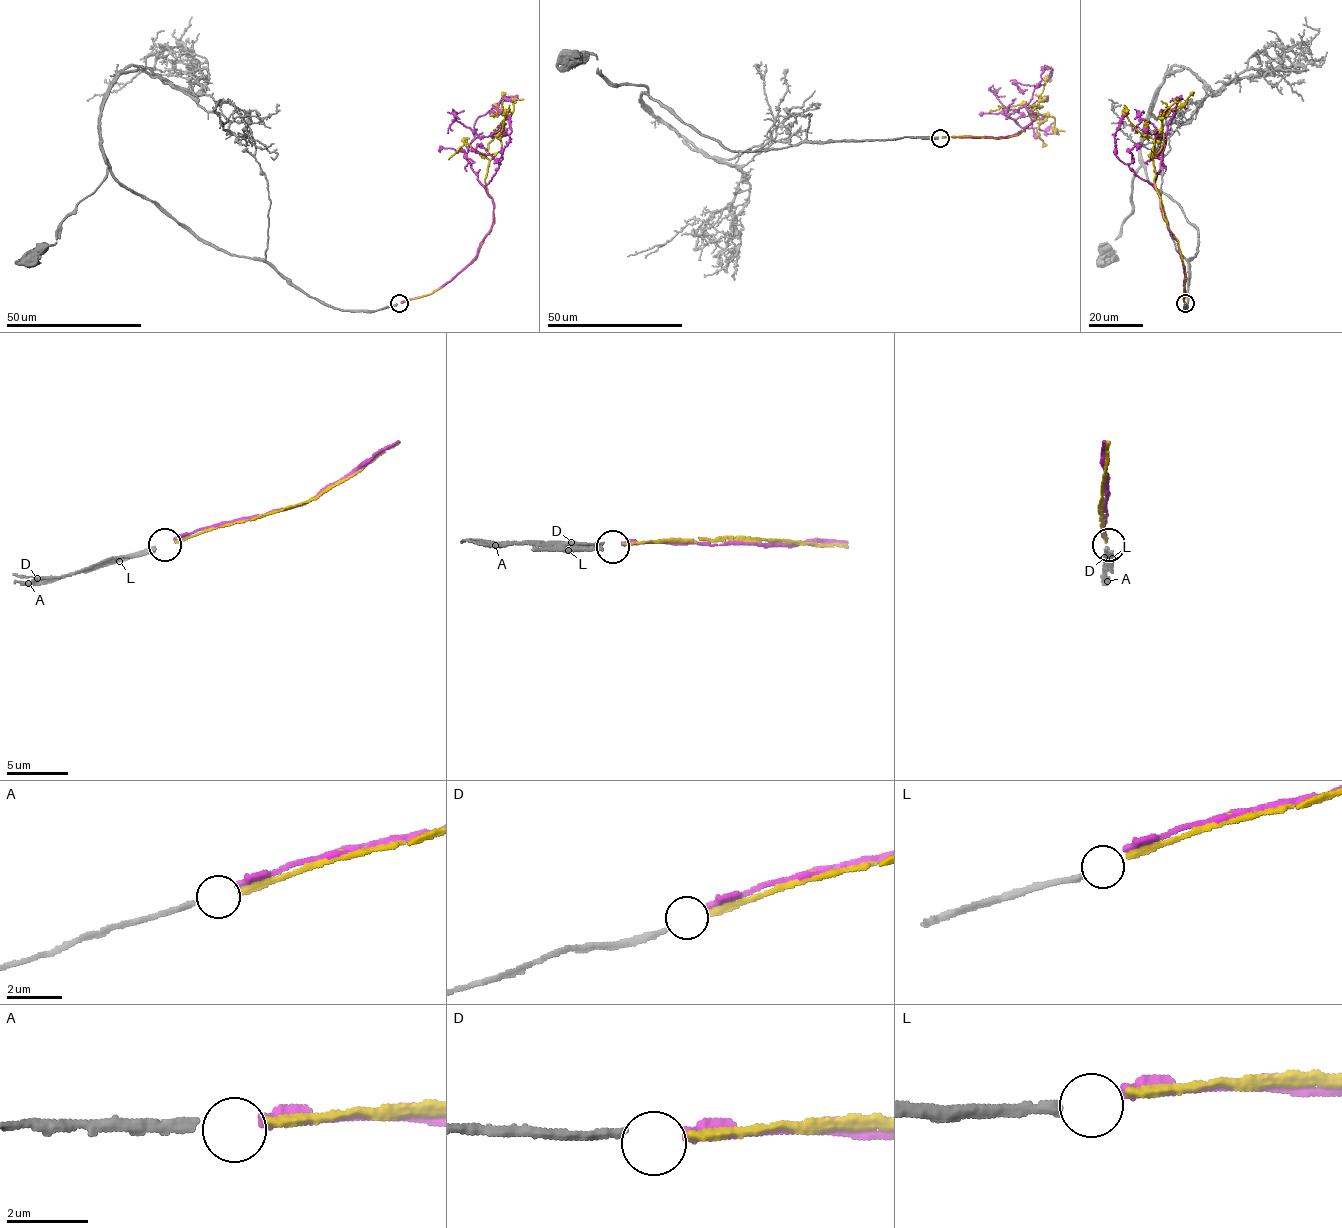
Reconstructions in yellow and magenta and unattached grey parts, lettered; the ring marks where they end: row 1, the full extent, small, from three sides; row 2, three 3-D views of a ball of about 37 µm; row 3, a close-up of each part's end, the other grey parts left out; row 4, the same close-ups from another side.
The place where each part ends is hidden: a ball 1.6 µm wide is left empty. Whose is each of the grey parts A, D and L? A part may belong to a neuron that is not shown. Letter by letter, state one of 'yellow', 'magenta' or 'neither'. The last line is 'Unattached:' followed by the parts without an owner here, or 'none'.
A: magenta
D: yellow
L: neither
Unattached: L

